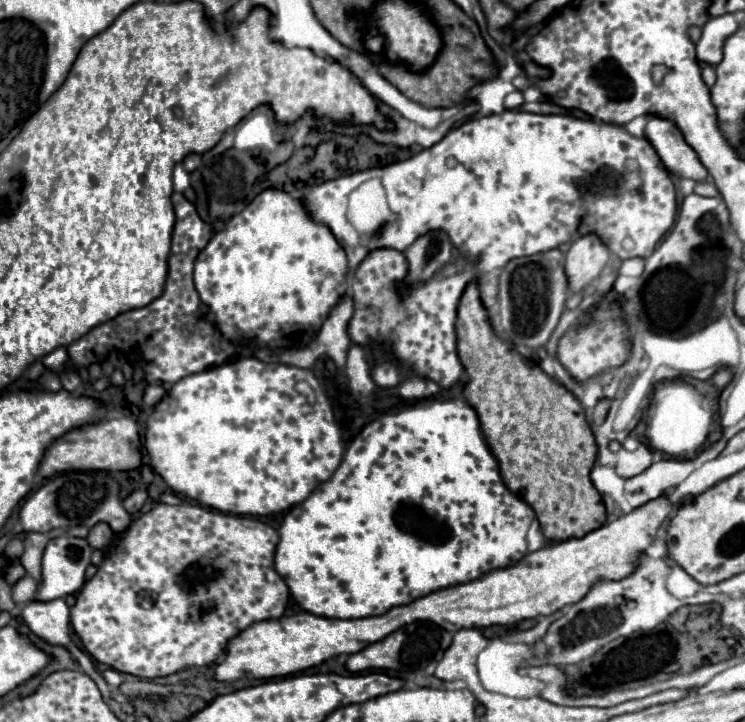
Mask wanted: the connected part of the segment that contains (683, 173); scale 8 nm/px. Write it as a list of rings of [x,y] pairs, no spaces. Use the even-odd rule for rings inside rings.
[[[649,116],[649,124],[645,130],[647,140],[655,146],[663,164],[669,172],[681,178],[689,178],[695,182],[705,182],[709,172],[697,158],[695,150],[685,142],[683,134],[675,128],[671,120]]]

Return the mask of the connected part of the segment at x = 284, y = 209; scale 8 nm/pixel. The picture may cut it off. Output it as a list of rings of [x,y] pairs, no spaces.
[[[271,188],[271,190],[263,190],[261,194],[257,194],[243,212],[235,214],[219,232],[213,234],[209,244],[201,250],[201,254],[195,260],[195,288],[199,292],[201,302],[209,308],[207,320],[211,324],[215,324],[219,328],[219,332],[227,340],[237,340],[239,336],[245,336],[247,340],[253,340],[253,342],[257,342],[257,344],[261,344],[265,348],[273,348],[275,352],[285,352],[289,348],[305,348],[311,340],[315,340],[313,336],[317,336],[317,332],[321,330],[321,326],[323,326],[325,318],[329,316],[329,312],[341,302],[341,298],[347,292],[347,272],[349,272],[347,254],[339,246],[339,242],[335,240],[333,232],[325,224],[319,224],[319,222],[311,220],[311,214],[307,212],[307,208],[303,208],[303,200],[291,196],[289,192]]]

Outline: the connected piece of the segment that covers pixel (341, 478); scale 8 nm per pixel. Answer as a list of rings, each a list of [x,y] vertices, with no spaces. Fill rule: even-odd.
[[[421,400],[421,404],[401,410],[399,414],[385,414],[371,424],[367,424],[357,438],[353,438],[346,446],[343,459],[335,474],[319,484],[315,492],[301,504],[293,506],[291,512],[285,516],[281,528],[279,528],[279,546],[275,552],[275,570],[283,576],[285,584],[291,590],[291,596],[295,602],[315,616],[327,616],[331,619],[358,619],[369,616],[381,616],[383,612],[389,612],[395,606],[411,604],[417,598],[423,598],[435,590],[443,590],[455,584],[465,584],[471,580],[477,580],[479,576],[507,568],[511,564],[517,564],[527,554],[527,532],[533,522],[535,514],[529,504],[525,504],[521,498],[517,498],[509,488],[505,486],[499,462],[495,460],[493,452],[487,448],[487,442],[483,440],[483,432],[479,428],[479,420],[475,410],[463,400]]]

